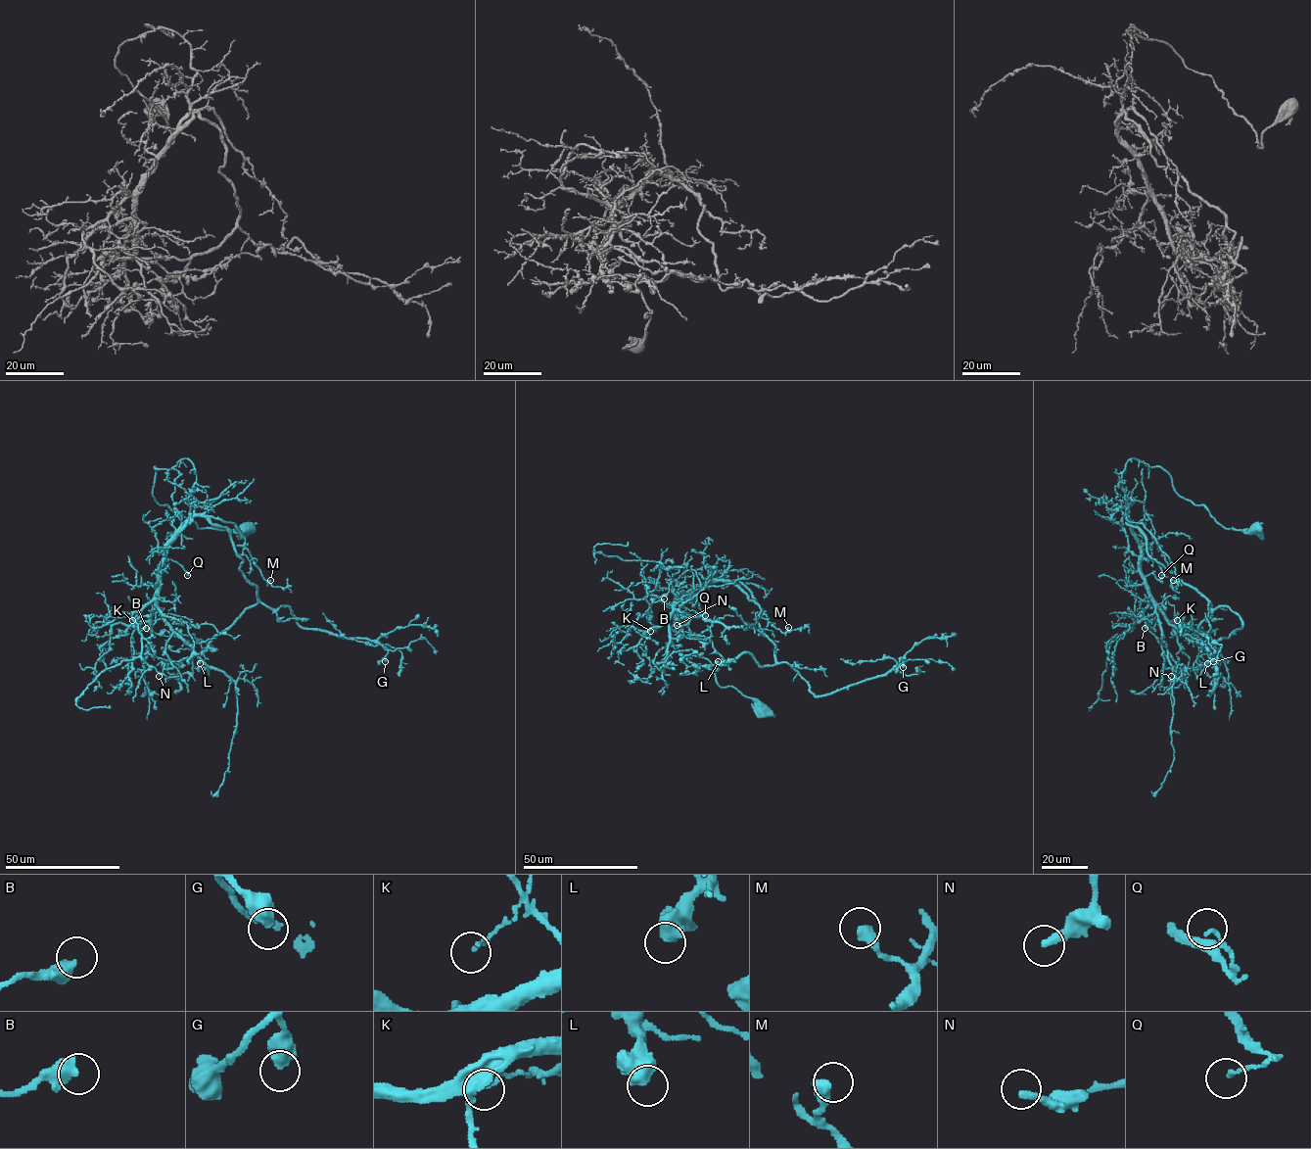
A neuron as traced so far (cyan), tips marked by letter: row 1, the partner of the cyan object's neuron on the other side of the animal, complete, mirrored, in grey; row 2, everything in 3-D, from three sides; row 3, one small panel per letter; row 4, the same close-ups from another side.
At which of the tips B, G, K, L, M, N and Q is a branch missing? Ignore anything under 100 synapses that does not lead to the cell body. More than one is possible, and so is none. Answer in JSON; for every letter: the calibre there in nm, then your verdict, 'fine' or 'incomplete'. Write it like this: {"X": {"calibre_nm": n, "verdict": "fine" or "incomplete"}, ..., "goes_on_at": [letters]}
{"B": {"calibre_nm": 550, "verdict": "fine"}, "G": {"calibre_nm": 600, "verdict": "fine"}, "K": {"calibre_nm": 90, "verdict": "fine"}, "L": {"calibre_nm": 650, "verdict": "fine"}, "M": {"calibre_nm": 440, "verdict": "fine"}, "N": {"calibre_nm": 300, "verdict": "fine"}, "Q": {"calibre_nm": 130, "verdict": "fine"}, "goes_on_at": []}

